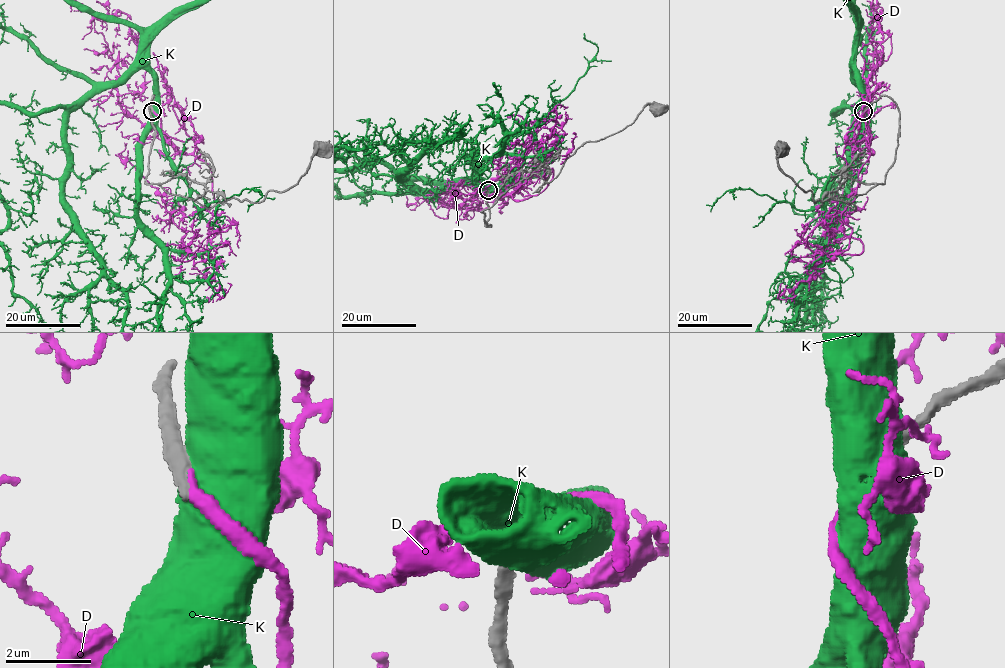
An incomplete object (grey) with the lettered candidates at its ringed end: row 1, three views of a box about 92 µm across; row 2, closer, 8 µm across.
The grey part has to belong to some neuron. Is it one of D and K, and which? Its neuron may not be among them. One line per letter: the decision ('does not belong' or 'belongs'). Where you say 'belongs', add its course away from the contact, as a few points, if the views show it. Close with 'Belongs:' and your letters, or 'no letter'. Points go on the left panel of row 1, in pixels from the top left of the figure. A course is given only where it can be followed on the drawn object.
D: belongs; course (152, 110), (166, 140), (210, 170), (208, 252), (183, 254), (185, 233), (119, 154), (128, 150)
K: does not belong
Belongs: D

